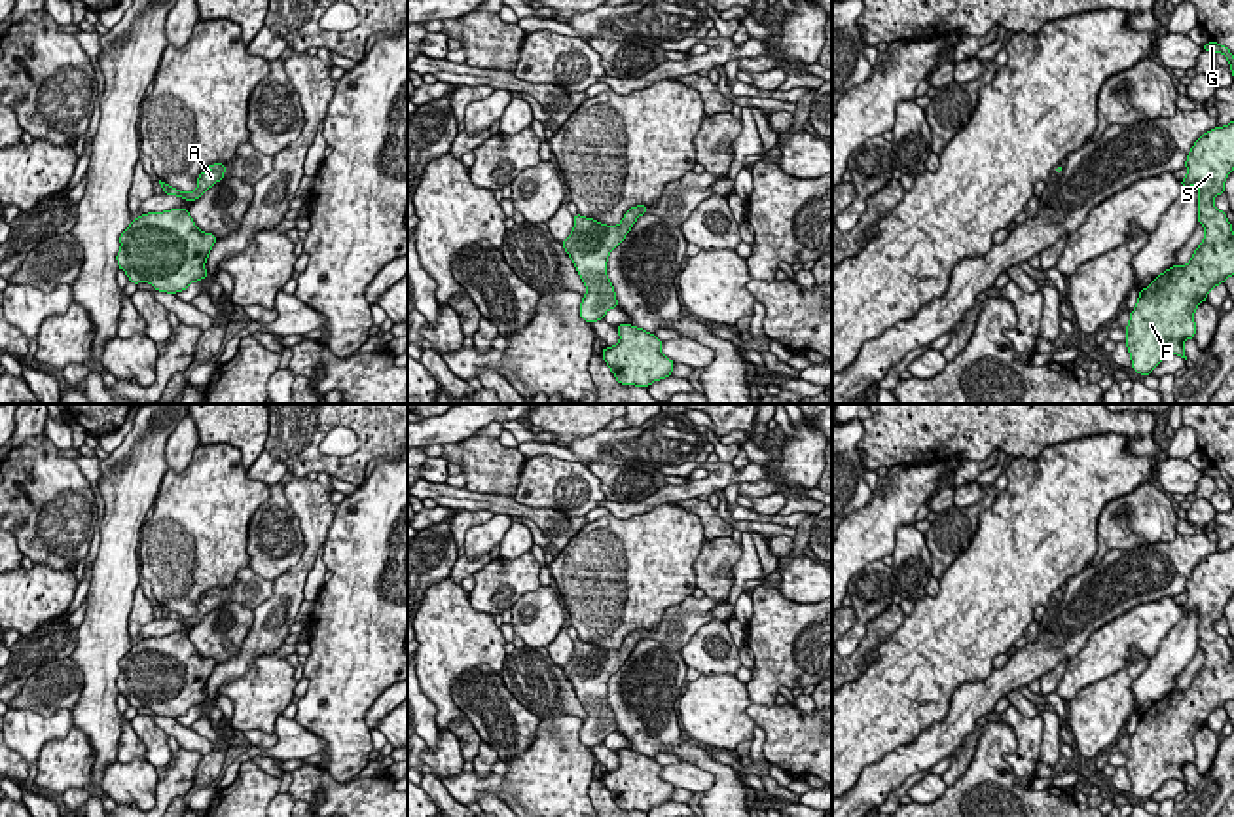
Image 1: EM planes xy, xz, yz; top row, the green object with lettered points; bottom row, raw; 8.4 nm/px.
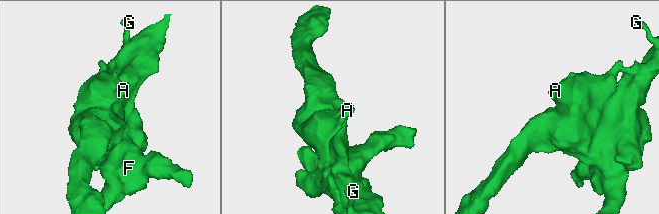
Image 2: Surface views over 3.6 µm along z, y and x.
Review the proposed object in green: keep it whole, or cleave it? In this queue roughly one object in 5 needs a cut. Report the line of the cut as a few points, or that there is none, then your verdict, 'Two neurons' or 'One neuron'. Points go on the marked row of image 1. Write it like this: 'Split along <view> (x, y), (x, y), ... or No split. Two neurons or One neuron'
No split. One neuron

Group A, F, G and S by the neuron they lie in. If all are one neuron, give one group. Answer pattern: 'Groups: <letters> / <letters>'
Groups: A F G S

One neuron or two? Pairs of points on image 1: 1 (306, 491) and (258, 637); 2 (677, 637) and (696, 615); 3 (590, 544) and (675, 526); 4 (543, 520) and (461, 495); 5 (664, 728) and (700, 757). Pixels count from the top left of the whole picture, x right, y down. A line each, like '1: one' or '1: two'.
1: one
2: one
3: one
4: one
5: two

